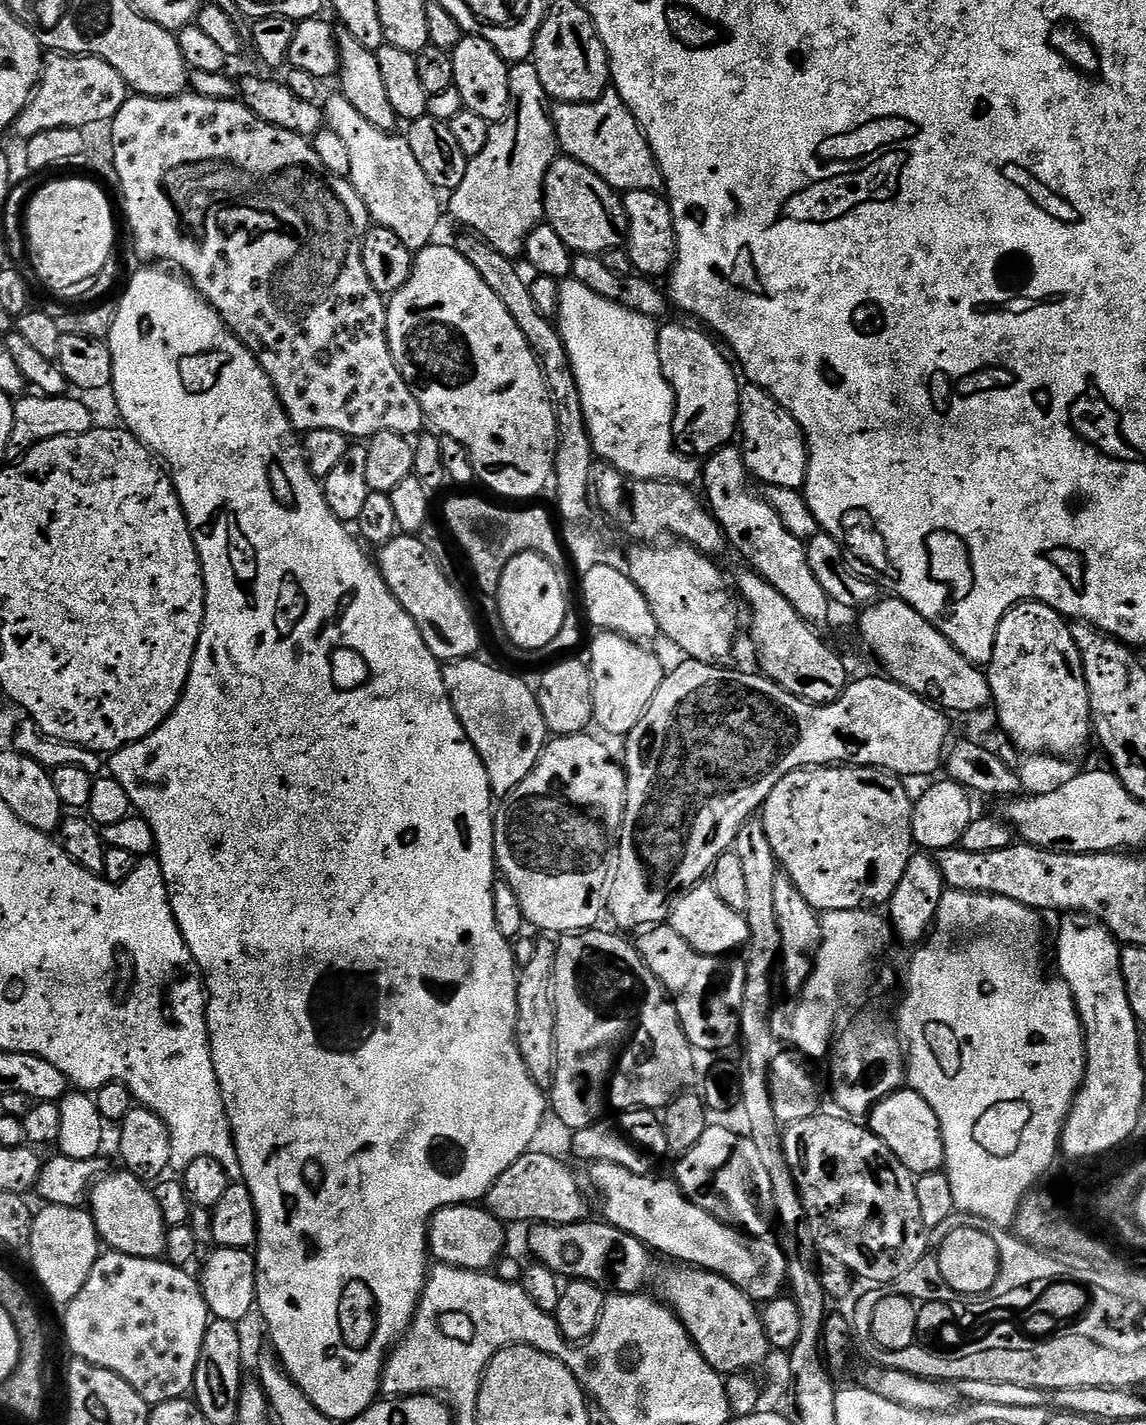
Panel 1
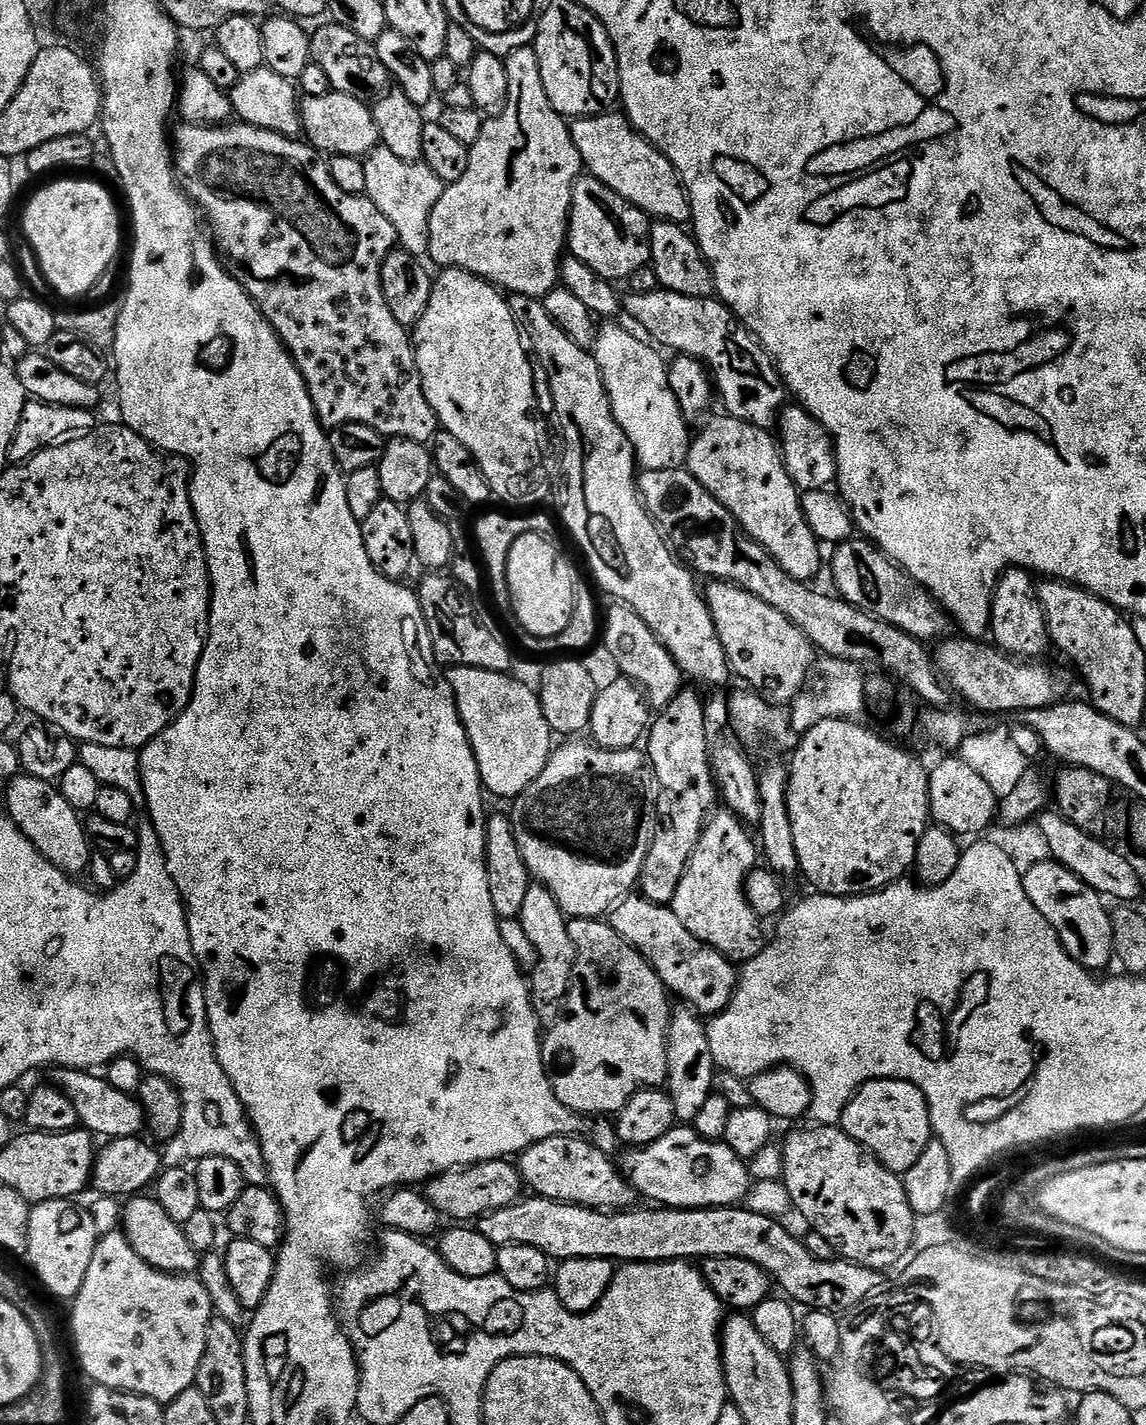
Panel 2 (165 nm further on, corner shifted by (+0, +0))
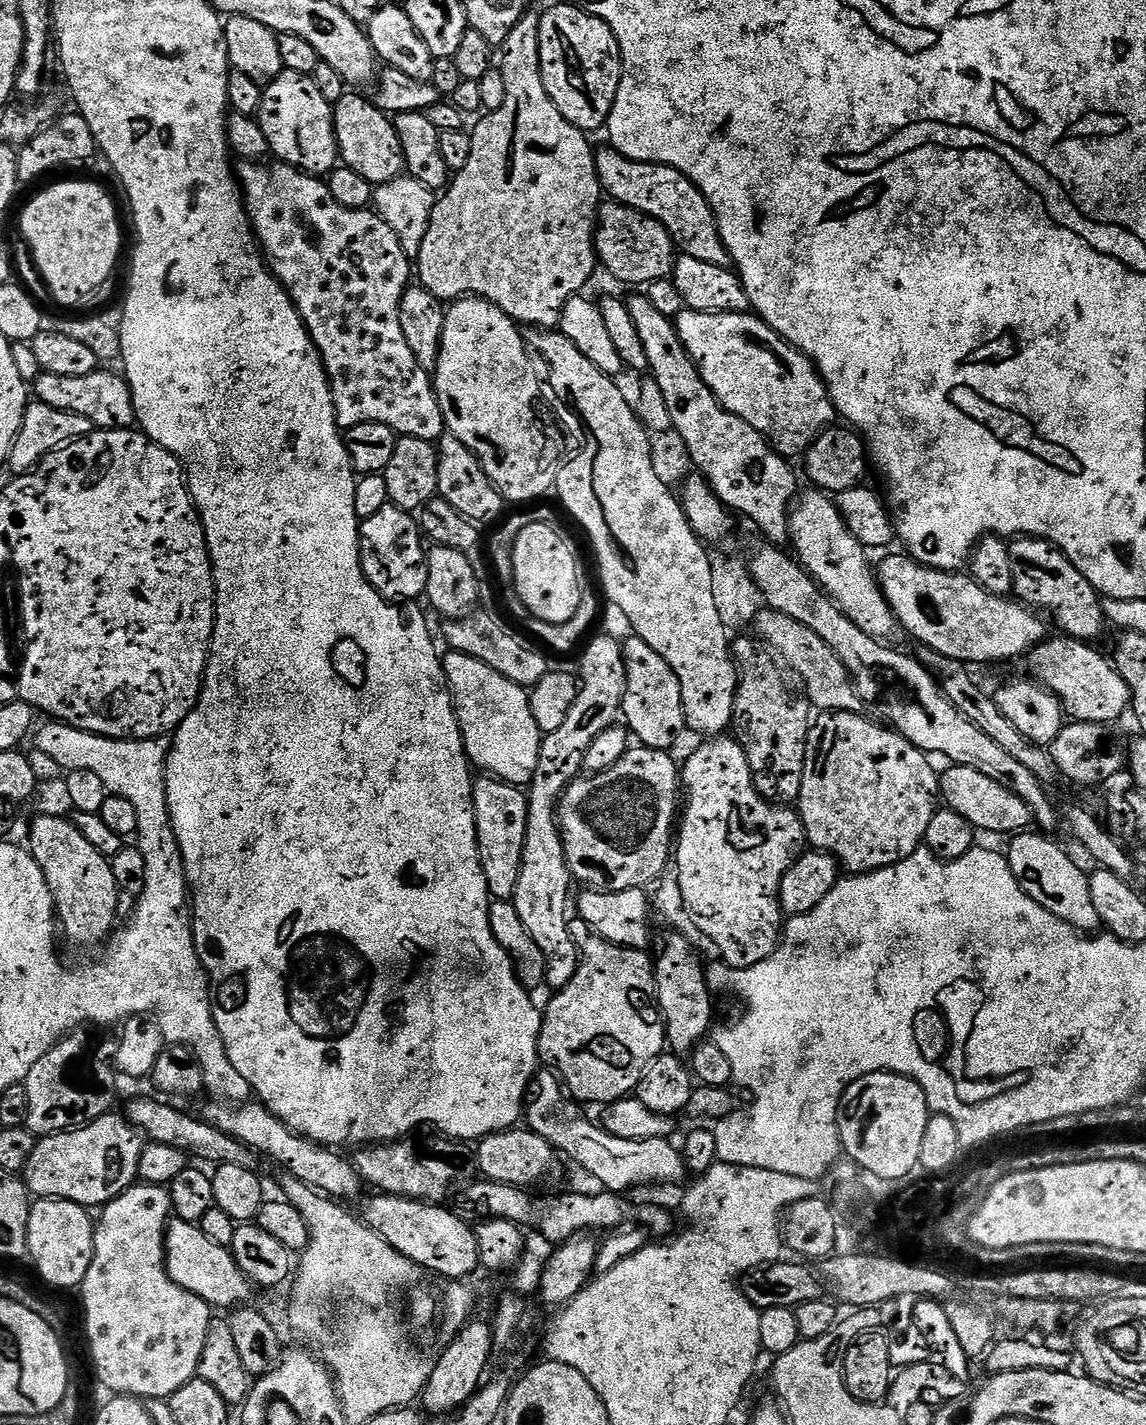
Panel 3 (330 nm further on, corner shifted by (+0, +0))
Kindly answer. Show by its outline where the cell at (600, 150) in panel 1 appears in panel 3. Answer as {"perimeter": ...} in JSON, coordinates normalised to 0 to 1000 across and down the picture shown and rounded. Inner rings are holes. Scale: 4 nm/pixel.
{"perimeter":[[[533,102],[521,103],[520,121],[524,133],[531,135],[535,141],[545,143],[581,159],[585,167],[591,175],[609,184],[620,184],[620,187],[639,188],[640,184],[630,167],[627,164],[627,156],[620,142],[606,131],[601,124],[597,124],[583,115],[565,115],[559,112],[551,112]]]}

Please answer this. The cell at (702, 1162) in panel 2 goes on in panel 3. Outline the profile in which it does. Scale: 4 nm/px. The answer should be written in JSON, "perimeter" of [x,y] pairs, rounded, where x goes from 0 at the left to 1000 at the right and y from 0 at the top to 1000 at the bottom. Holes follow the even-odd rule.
{"perimeter":[[[481,751],[469,752],[466,756],[466,766],[459,775],[459,790],[466,796],[476,799],[480,804],[486,809],[500,811],[506,820],[510,820],[518,827],[524,830],[523,833],[528,836],[538,838],[547,837],[547,834],[558,834],[561,831],[590,831],[599,825],[597,812],[594,806],[586,804],[586,799],[565,800],[564,801],[546,801],[546,799],[536,799],[523,788],[516,789],[509,783],[507,775],[496,768],[490,757]]]}

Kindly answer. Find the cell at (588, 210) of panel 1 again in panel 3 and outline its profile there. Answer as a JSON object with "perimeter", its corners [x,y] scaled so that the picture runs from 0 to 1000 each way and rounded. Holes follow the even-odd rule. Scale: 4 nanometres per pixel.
{"perimeter":[[[524,142],[520,152],[520,182],[536,196],[558,201],[565,201],[572,196],[582,196],[586,193],[591,179],[590,171],[578,156],[545,143]]]}

